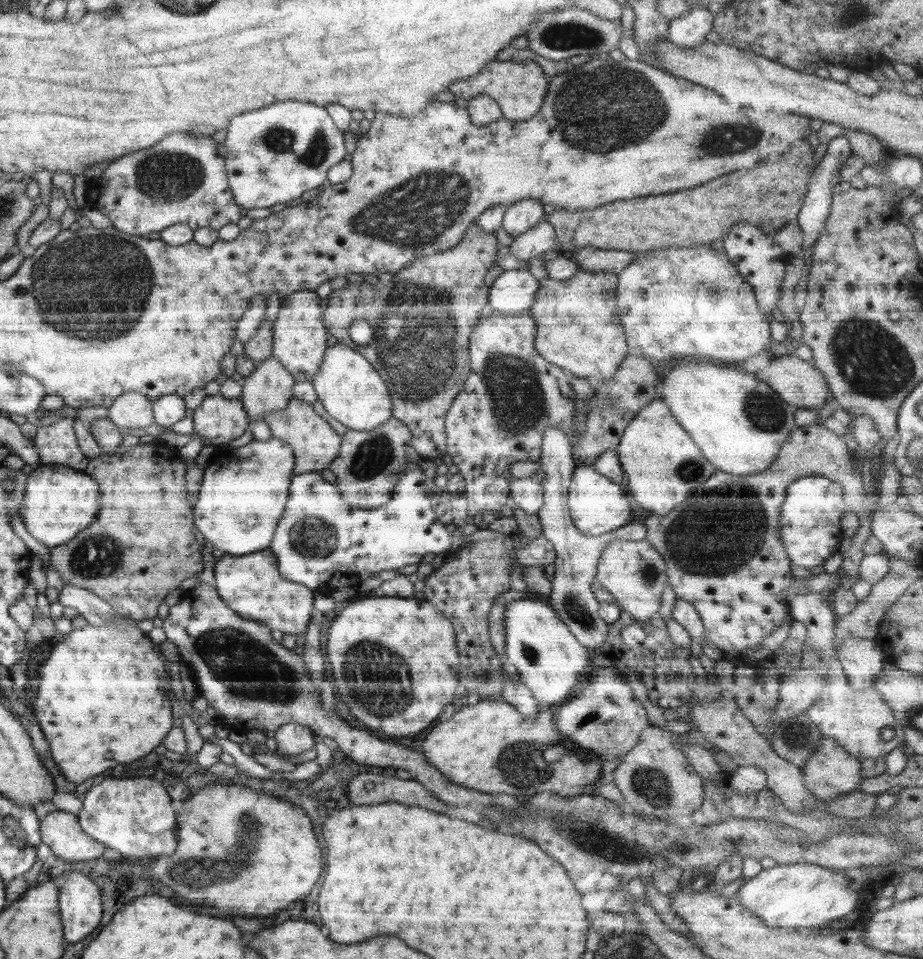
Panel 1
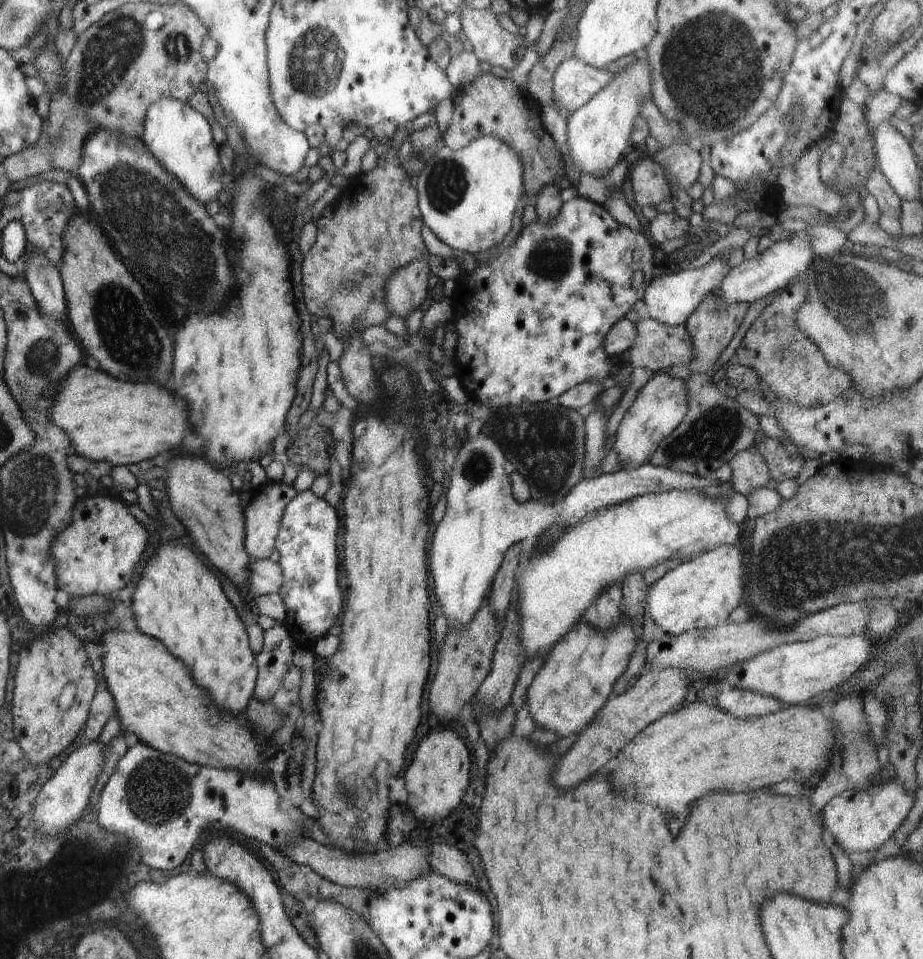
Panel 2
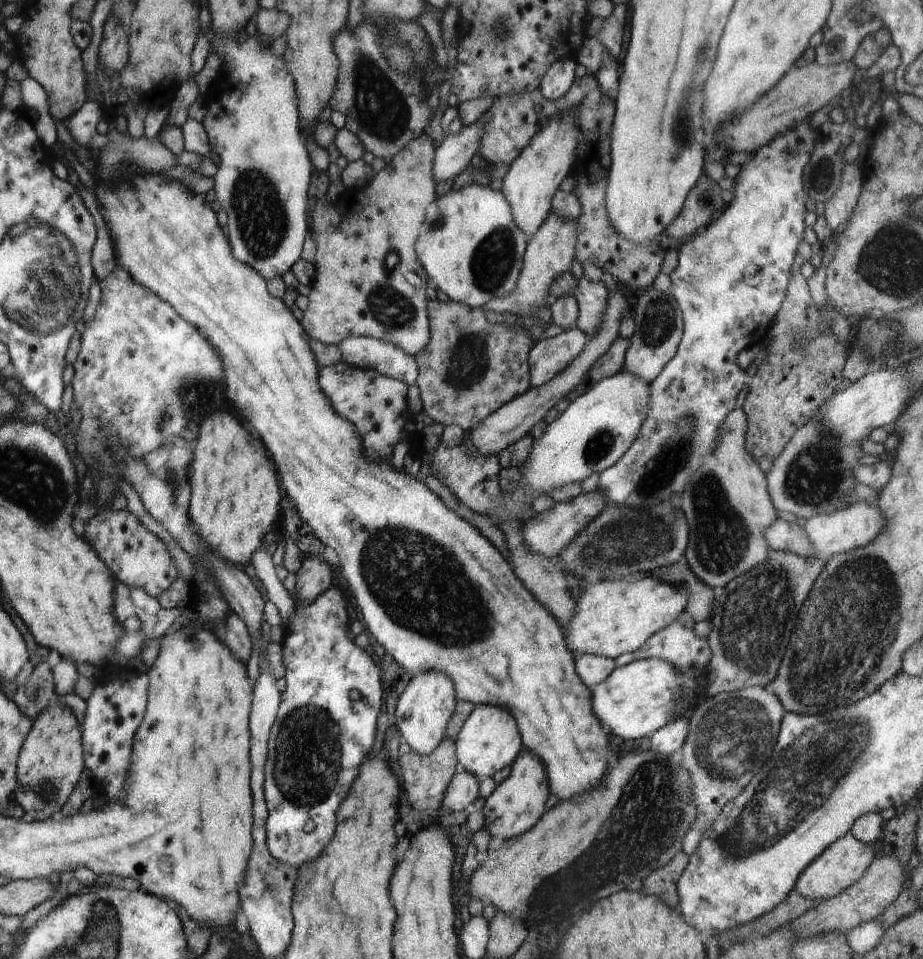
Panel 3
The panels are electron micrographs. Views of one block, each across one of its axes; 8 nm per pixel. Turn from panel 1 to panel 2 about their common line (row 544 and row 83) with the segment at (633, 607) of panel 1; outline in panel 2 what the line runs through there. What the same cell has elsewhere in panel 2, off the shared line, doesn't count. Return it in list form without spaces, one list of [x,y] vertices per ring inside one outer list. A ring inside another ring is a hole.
[[[643,53],[637,57],[633,65],[616,73],[605,88],[567,118],[566,152],[574,166],[584,174],[594,178],[606,175],[631,148],[629,141],[634,118],[640,115],[642,102],[651,96],[650,66]]]

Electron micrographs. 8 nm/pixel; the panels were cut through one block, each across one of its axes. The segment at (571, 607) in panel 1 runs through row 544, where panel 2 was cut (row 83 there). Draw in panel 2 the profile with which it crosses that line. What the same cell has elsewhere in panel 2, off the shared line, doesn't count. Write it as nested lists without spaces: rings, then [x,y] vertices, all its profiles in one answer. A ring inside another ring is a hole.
[[[562,60],[552,78],[554,104],[560,111],[574,113],[595,96],[616,74],[596,69],[576,60]]]

